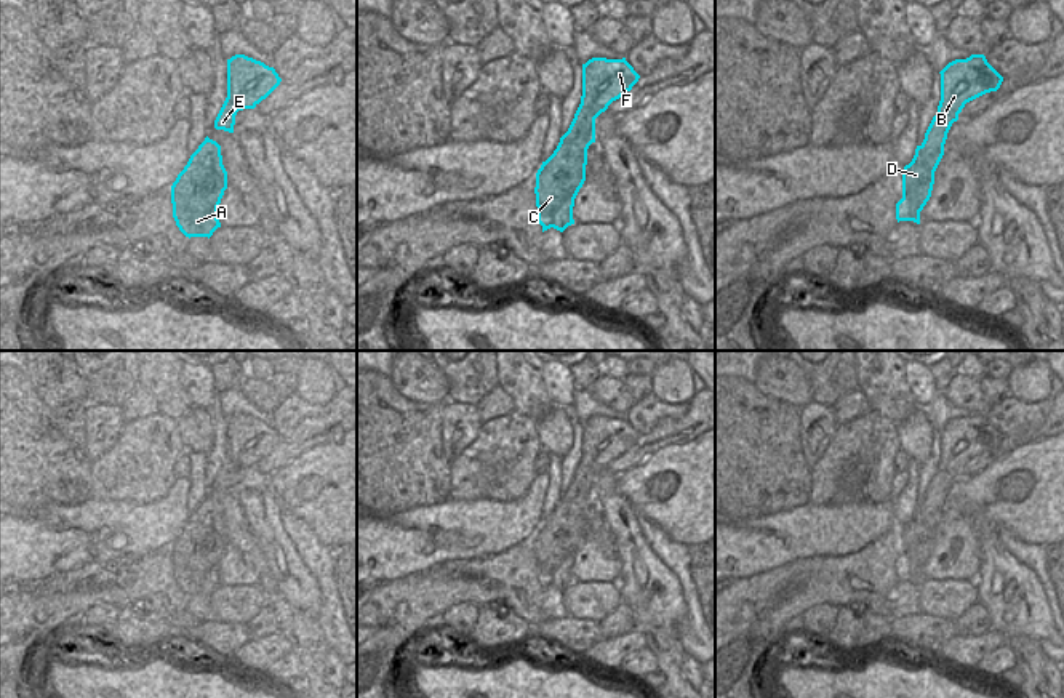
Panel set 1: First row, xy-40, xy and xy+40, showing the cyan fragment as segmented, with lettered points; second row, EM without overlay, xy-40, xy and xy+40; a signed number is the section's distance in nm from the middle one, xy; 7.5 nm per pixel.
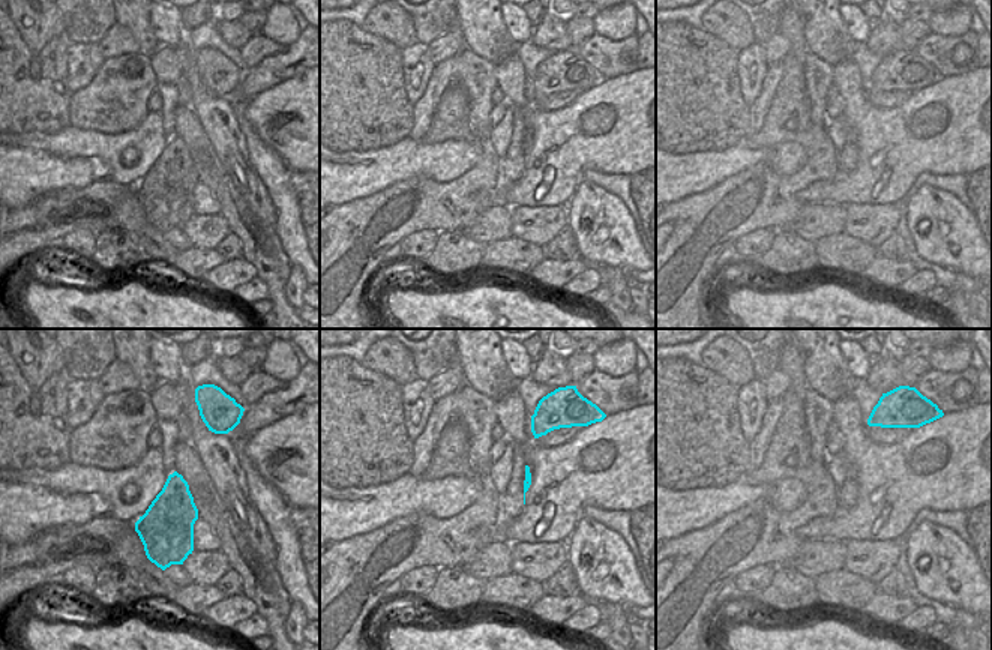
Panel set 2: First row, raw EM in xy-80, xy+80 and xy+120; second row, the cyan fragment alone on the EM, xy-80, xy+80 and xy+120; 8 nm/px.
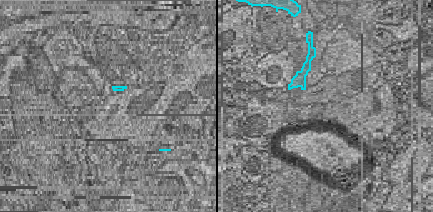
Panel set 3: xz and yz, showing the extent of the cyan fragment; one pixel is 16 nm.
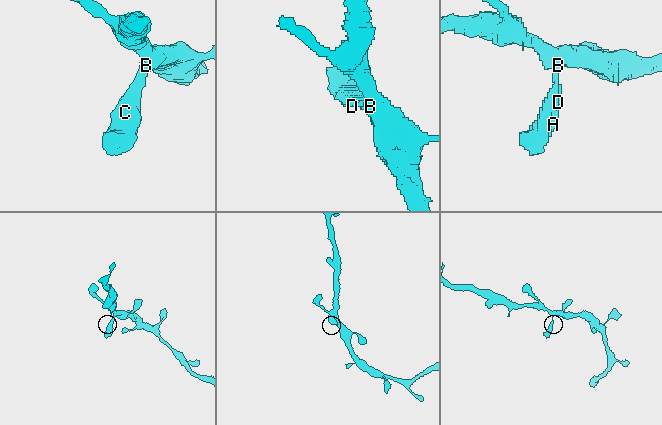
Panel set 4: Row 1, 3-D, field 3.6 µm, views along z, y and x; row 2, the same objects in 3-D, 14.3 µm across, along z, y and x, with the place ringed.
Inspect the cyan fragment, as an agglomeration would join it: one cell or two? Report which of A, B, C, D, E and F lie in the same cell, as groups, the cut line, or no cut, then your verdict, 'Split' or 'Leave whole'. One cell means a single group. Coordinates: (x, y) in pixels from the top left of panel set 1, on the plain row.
Groups: A B C D E F. No split. Leave whole

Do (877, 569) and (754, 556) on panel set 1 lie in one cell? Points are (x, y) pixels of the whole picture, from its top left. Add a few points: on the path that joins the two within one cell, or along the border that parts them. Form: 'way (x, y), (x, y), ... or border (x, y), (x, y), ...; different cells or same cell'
border (829, 556), (797, 557), (757, 573); different cells

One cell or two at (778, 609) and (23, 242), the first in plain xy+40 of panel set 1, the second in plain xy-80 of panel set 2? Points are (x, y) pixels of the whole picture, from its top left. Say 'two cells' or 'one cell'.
one cell

